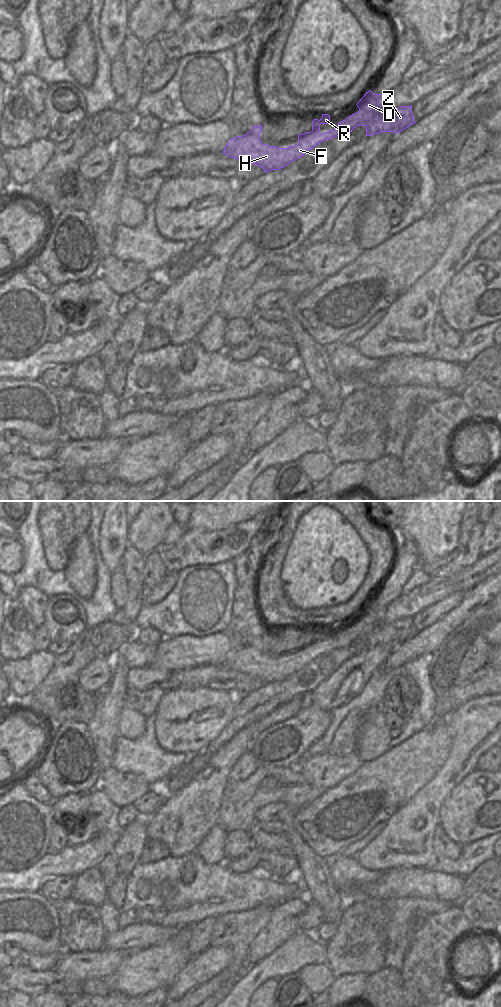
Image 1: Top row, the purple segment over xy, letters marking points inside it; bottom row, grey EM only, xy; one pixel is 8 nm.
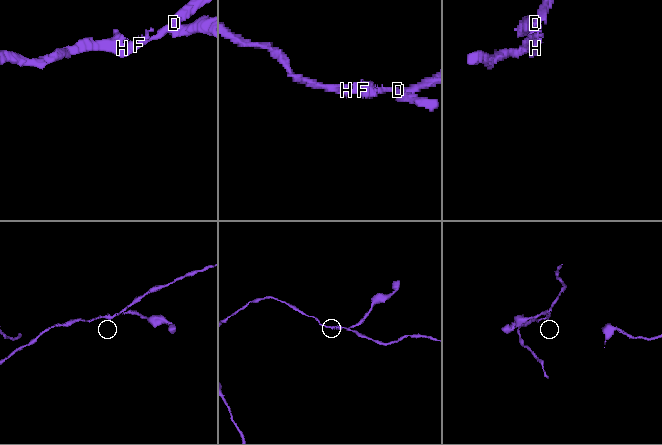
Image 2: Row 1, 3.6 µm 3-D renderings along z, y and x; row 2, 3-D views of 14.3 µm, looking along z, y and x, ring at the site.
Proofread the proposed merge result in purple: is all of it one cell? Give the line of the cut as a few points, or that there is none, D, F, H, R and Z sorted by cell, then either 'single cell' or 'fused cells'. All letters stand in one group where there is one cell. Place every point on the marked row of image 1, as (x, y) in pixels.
cut xy (383, 109), (366, 126); groups D F H R / Z; fused cells

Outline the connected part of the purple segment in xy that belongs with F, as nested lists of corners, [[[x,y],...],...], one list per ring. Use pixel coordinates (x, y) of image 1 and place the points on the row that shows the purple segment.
[[[369,90],[356,104],[359,108],[358,112],[339,122],[333,130],[323,134],[320,133],[320,125],[329,124],[330,115],[322,114],[320,120],[314,119],[312,121],[311,132],[299,134],[299,143],[287,148],[263,144],[260,141],[262,125],[253,126],[247,134],[230,138],[230,141],[224,147],[223,154],[237,160],[255,164],[263,168],[264,172],[279,170],[301,158],[321,142],[337,136],[346,136],[357,126],[370,124],[372,119],[384,110],[385,97],[386,94],[375,94]]]

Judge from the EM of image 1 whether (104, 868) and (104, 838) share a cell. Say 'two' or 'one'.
two

